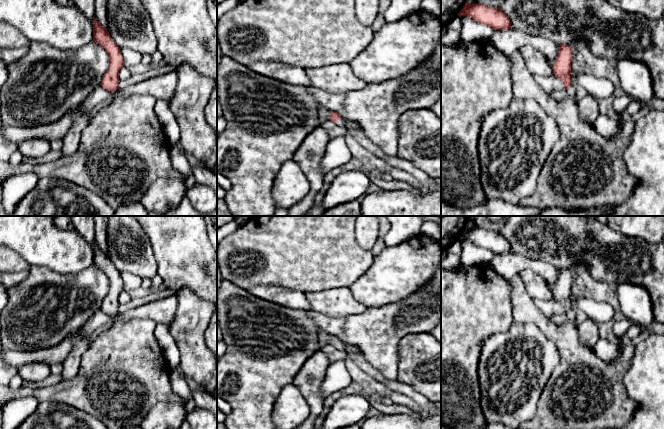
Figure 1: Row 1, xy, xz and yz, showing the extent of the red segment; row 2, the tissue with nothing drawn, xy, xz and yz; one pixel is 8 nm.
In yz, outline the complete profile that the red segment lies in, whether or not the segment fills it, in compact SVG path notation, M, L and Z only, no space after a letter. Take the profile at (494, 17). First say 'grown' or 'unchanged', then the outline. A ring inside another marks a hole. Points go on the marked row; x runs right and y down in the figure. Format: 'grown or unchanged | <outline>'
unchanged | M469 1L465 3L458 16L469 16L473 20L486 24L495 30L504 30L511 28L509 17L502 11L500 7L490 7L484 4L471 4Z

